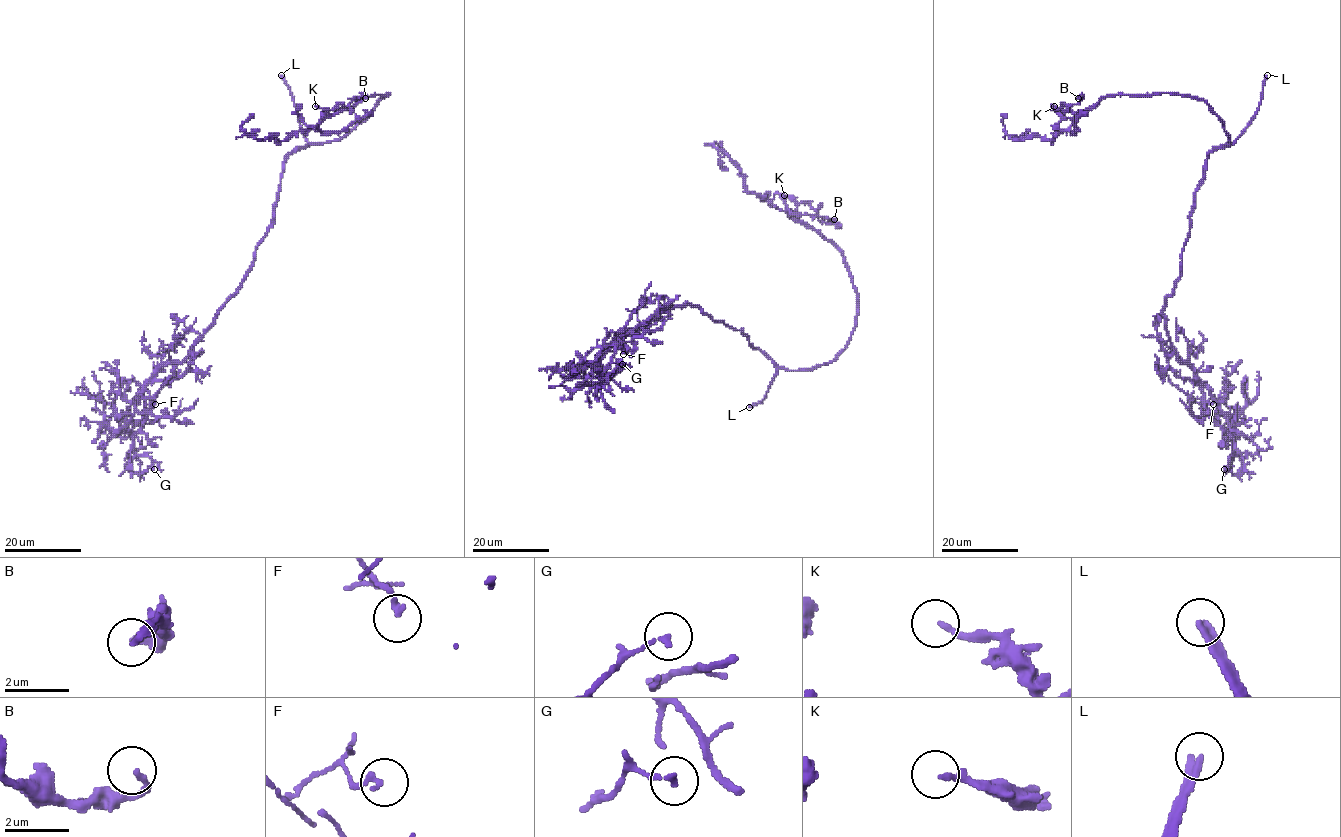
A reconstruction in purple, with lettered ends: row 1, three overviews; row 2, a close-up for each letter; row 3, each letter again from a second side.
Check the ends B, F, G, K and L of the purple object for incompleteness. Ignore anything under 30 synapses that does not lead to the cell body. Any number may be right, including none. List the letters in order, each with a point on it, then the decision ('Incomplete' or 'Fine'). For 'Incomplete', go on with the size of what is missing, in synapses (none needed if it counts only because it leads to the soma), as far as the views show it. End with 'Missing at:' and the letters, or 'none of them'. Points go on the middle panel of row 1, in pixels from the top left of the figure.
B: Place: (834, 219). Fine
F: Place: (623, 354). Fine
G: Place: (622, 364). Fine
K: Place: (784, 195). Incomplete. Roughly 35 synapses
L: Place: (749, 407). Incomplete
Missing at: K, L

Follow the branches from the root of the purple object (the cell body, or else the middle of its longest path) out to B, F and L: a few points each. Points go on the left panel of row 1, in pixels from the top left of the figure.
B: (286, 158), (309, 145), (339, 140), (389, 93), (366, 96), (326, 113), (338, 104), (346, 106), (365, 98)
F: (286, 158), (272, 225), (252, 268), (190, 353), (164, 364), (147, 385), (143, 401), (155, 404)
L: (286, 158), (308, 143), (290, 89), (281, 75)

